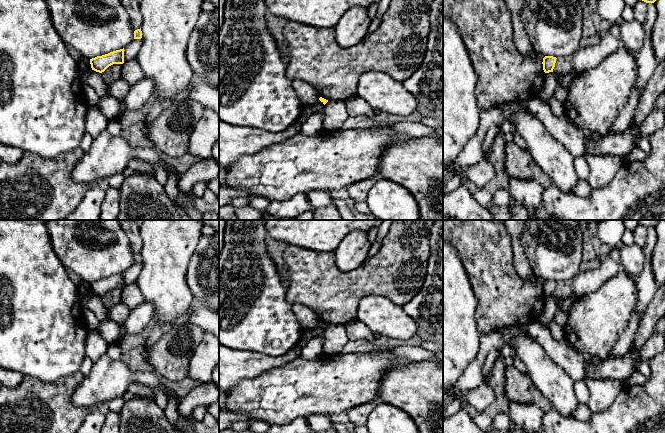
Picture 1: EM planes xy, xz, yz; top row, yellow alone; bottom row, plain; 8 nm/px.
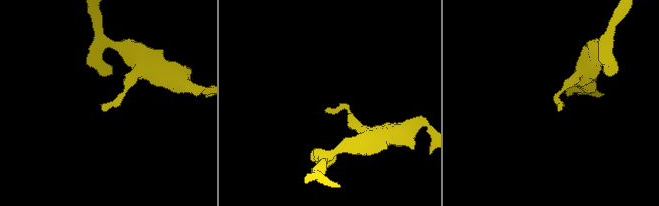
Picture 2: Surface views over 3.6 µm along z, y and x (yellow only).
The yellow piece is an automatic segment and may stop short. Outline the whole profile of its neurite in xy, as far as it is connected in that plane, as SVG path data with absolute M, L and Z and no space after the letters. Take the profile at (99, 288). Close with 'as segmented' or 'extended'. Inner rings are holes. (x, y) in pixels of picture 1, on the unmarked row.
M124 272L90 283L92 294L102 297L113 288L124 287Z | as segmented

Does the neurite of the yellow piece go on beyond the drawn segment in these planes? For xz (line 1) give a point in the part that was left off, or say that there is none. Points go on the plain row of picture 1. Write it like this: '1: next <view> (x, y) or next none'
1: next none

